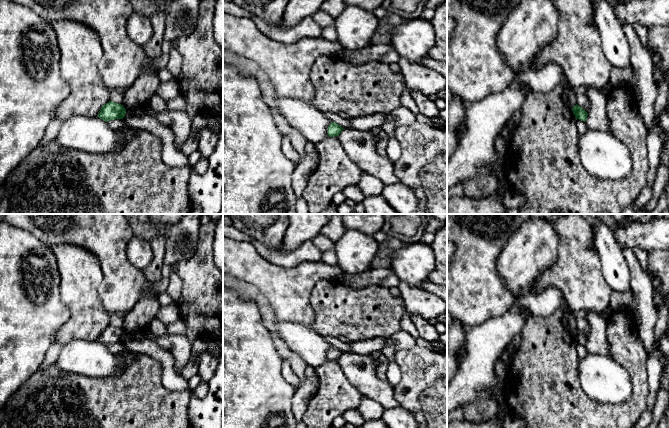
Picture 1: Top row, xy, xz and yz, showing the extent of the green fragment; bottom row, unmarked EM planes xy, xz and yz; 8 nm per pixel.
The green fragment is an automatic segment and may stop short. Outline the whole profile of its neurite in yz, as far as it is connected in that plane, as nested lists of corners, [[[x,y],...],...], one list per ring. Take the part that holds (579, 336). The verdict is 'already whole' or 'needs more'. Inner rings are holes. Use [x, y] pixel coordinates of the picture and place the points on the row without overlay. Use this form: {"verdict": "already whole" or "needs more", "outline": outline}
{"verdict": "already whole", "outline": [[[576,328],[572,332],[572,335],[573,335],[573,338],[575,339],[576,343],[579,343],[584,346],[586,345],[588,337],[582,331],[580,331],[579,329]]]}

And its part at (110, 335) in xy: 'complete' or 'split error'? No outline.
complete

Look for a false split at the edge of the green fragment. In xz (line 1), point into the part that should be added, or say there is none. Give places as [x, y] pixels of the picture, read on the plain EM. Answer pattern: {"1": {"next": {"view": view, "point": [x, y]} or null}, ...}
{"1": {"next": null}}

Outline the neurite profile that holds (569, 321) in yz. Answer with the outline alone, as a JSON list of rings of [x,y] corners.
[[[568,315],[566,317],[564,317],[563,319],[563,323],[565,325],[565,327],[570,330],[571,332],[573,332],[576,329],[576,316],[574,315]]]

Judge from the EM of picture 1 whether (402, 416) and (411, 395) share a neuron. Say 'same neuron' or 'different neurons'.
different neurons

